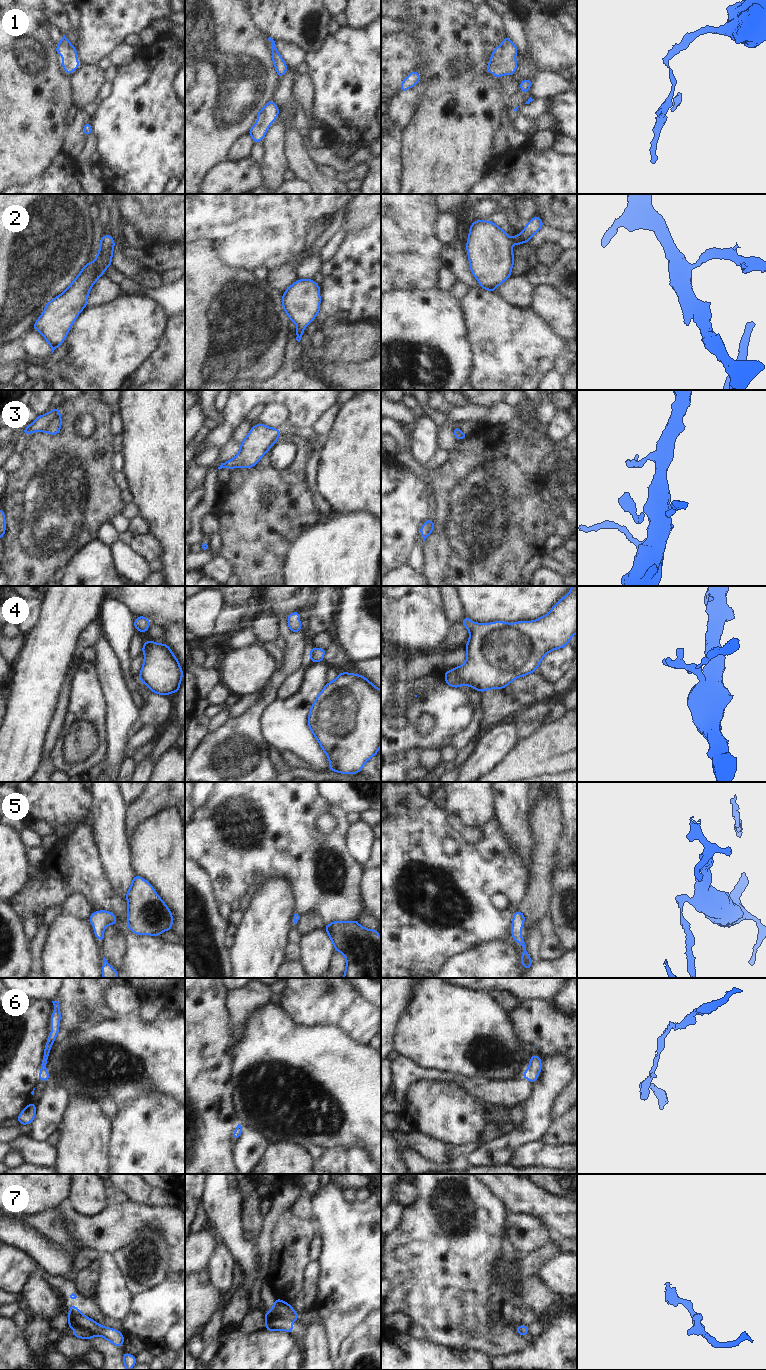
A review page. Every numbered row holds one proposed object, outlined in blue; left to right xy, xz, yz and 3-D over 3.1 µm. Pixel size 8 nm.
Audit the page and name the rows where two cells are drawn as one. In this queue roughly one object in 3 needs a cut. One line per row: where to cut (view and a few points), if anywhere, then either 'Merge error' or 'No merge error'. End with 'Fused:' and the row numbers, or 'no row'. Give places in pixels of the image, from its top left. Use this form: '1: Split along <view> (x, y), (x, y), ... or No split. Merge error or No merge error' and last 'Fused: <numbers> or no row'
1: No split. No merge error
2: No split. No merge error
3: No split. No merge error
4: No split. No merge error
5: No split. No merge error
6: No split. No merge error
7: No split. No merge error
Fused: no row

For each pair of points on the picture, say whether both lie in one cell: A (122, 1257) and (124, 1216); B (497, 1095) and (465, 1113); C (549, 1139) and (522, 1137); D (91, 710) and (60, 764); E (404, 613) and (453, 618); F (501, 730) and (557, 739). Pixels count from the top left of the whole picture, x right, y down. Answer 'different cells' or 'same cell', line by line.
A: different cells
B: different cells
C: different cells
D: same cell
E: different cells
F: different cells

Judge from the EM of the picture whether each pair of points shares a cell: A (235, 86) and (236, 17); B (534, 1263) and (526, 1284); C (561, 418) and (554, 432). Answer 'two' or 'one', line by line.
A: one
B: two
C: one

